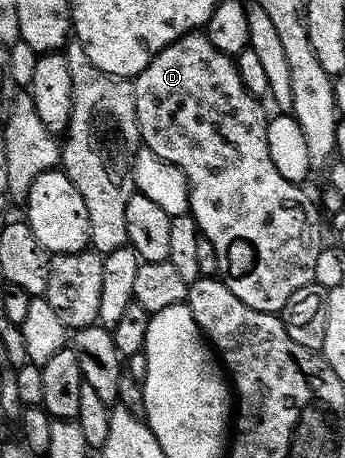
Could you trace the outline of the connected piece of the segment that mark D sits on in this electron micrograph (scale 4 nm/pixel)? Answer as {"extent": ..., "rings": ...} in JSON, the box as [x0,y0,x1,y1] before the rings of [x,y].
{"extent":[133,33,323,313],"rings":[[[186,33],[180,39],[176,39],[171,45],[167,45],[158,55],[153,56],[153,60],[146,65],[133,83],[133,96],[137,106],[137,124],[141,130],[141,143],[152,149],[163,161],[183,169],[183,173],[189,182],[189,210],[188,214],[193,216],[197,222],[197,230],[200,234],[215,245],[215,257],[217,258],[217,275],[221,282],[243,301],[243,305],[251,305],[251,309],[256,311],[268,311],[279,313],[291,301],[291,293],[298,289],[303,289],[308,283],[313,282],[315,277],[315,260],[319,258],[319,253],[323,250],[321,243],[321,219],[322,212],[318,204],[309,200],[309,195],[304,190],[304,186],[287,181],[287,177],[279,174],[279,169],[275,169],[271,161],[271,152],[267,150],[267,125],[269,119],[265,111],[261,108],[262,100],[253,95],[243,85],[243,81],[237,72],[236,62],[230,56],[224,55],[215,45],[211,45],[208,35],[204,33]]]}

